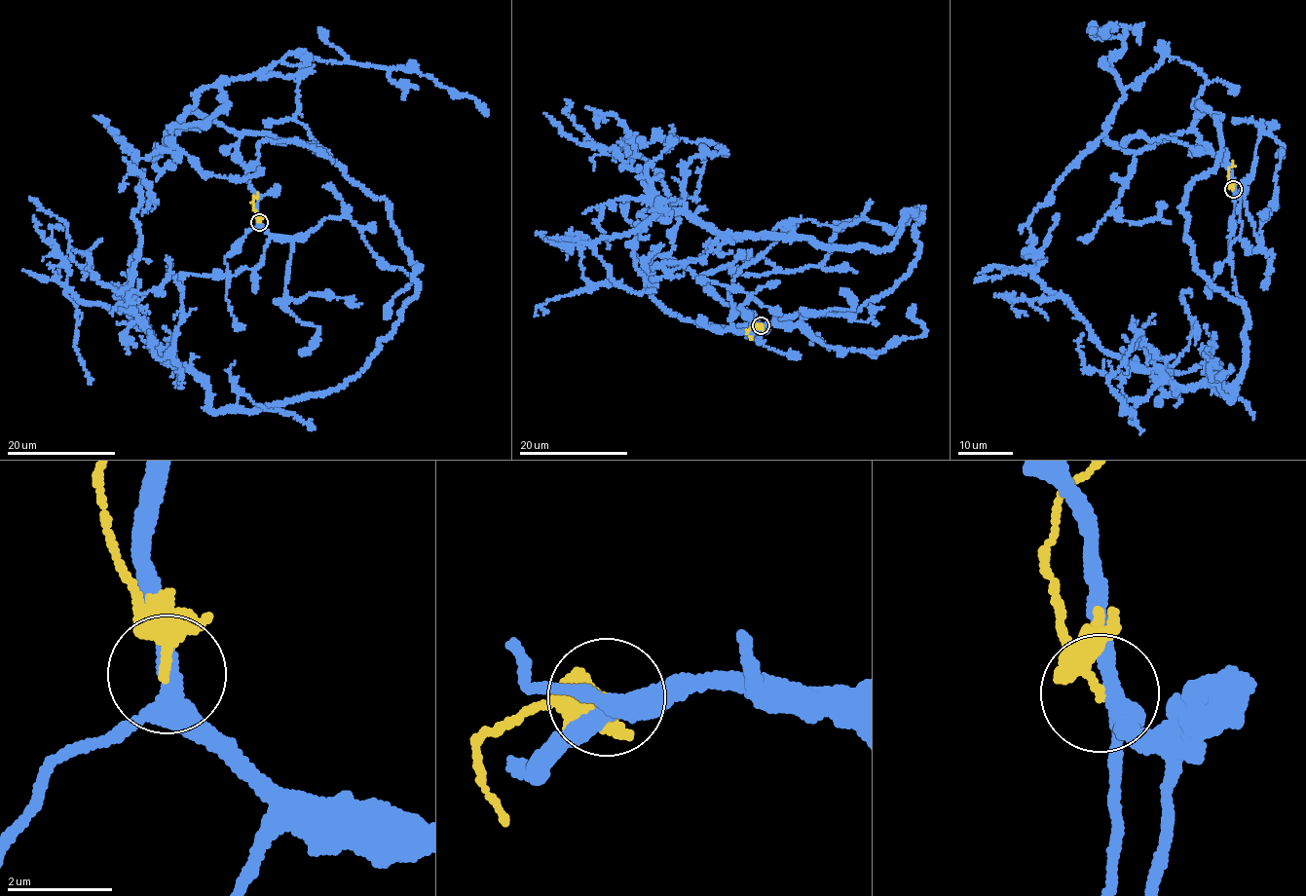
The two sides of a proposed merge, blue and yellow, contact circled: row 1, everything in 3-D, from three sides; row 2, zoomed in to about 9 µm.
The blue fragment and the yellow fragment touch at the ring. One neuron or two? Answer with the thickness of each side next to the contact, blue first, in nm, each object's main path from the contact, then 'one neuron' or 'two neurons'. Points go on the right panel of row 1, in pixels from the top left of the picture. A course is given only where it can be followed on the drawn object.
320 nm thick on the blue side, 300 nm on the other; blue runs (1234, 190), (1203, 101), (1220, 155), (1184, 212), (1247, 317), (1231, 399), (1108, 354), (1031, 271), (978, 274); yellow runs (1234, 190), (1227, 176), (1231, 162); two neurons

